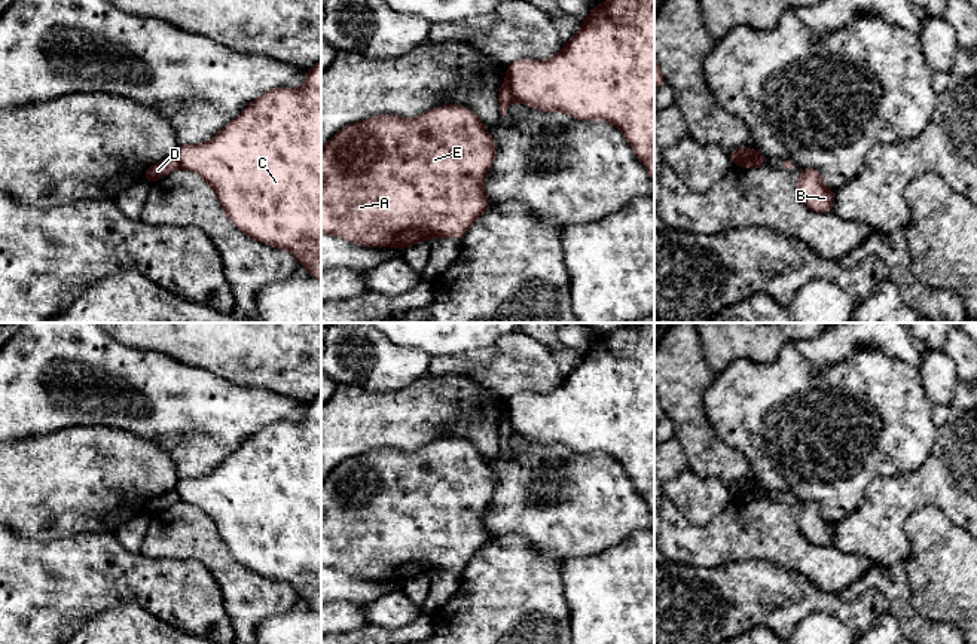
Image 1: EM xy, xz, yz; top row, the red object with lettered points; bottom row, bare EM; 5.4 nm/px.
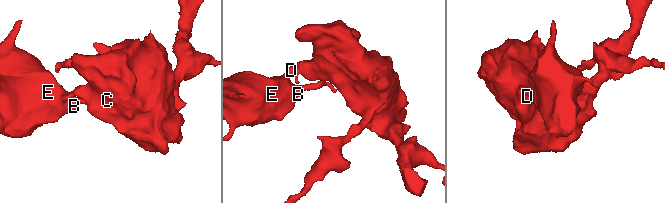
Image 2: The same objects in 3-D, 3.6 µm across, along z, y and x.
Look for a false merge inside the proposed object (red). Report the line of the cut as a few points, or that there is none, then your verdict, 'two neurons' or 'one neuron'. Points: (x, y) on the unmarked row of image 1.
cut xz (507, 411), (515, 432); two neurons

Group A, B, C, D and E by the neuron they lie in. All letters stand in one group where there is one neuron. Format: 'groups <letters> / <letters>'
groups A B D E / C

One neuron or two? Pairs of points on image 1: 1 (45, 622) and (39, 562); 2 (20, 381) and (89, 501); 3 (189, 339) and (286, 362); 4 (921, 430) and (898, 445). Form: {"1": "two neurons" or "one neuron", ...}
{"1": "one neuron", "2": "two neurons", "3": "one neuron", "4": "one neuron"}

